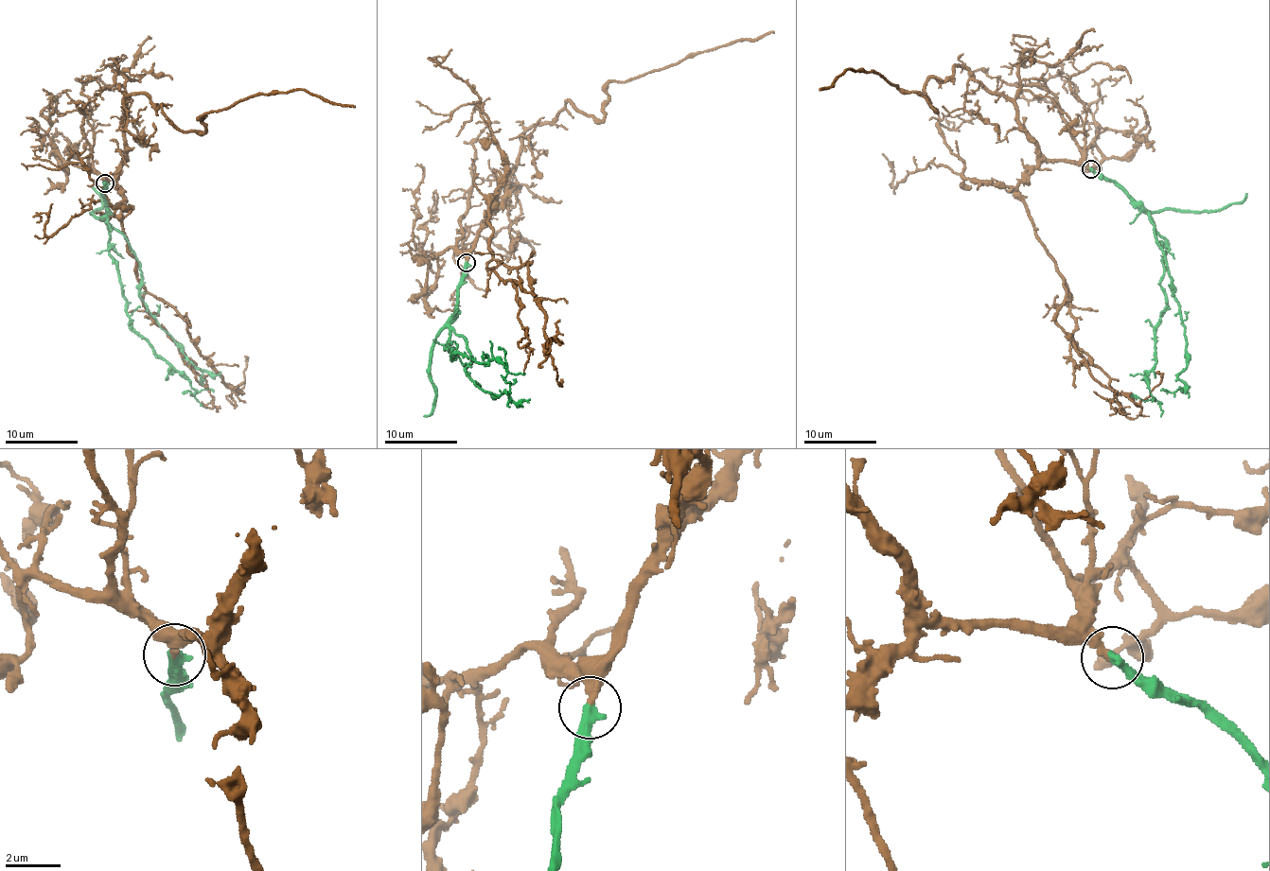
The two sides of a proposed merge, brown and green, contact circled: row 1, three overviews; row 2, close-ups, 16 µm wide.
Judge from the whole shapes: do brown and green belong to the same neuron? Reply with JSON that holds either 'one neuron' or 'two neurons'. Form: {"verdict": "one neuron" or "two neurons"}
{"verdict": "one neuron"}

